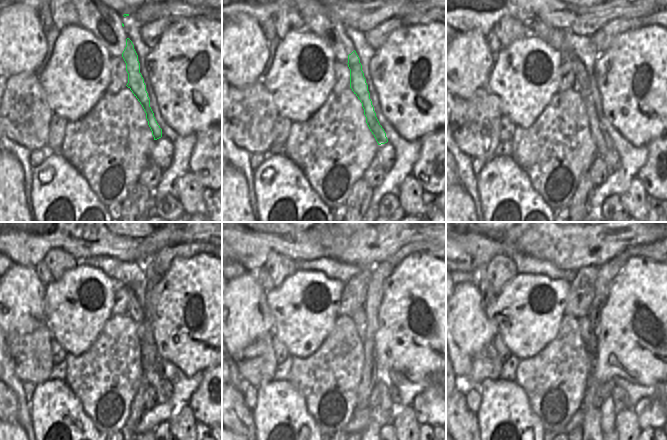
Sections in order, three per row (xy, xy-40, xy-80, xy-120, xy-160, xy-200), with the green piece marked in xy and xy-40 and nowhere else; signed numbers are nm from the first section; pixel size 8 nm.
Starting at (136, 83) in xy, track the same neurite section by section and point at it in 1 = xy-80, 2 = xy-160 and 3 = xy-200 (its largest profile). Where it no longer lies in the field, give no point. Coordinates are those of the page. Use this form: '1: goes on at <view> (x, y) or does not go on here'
1: goes on at xy-80 (601, 138)
2: goes on at xy-160 (369, 380)
3: goes on at xy-200 (607, 412)

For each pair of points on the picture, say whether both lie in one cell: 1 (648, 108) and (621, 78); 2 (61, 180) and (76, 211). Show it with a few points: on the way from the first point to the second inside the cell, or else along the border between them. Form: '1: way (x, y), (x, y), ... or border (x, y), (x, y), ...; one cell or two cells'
1: way (640, 100), (633, 94), (629, 86); one cell
2: way (61, 188), (73, 203); one cell

